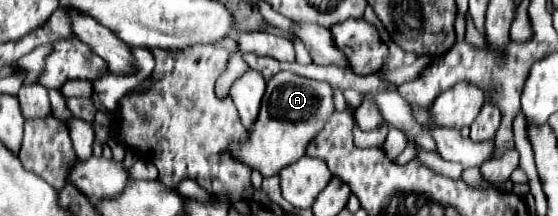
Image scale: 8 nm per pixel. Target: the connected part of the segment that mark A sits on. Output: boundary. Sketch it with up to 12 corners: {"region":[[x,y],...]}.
{"region":[[293,72],[267,82],[243,164],[273,176],[333,112],[333,86]]}

